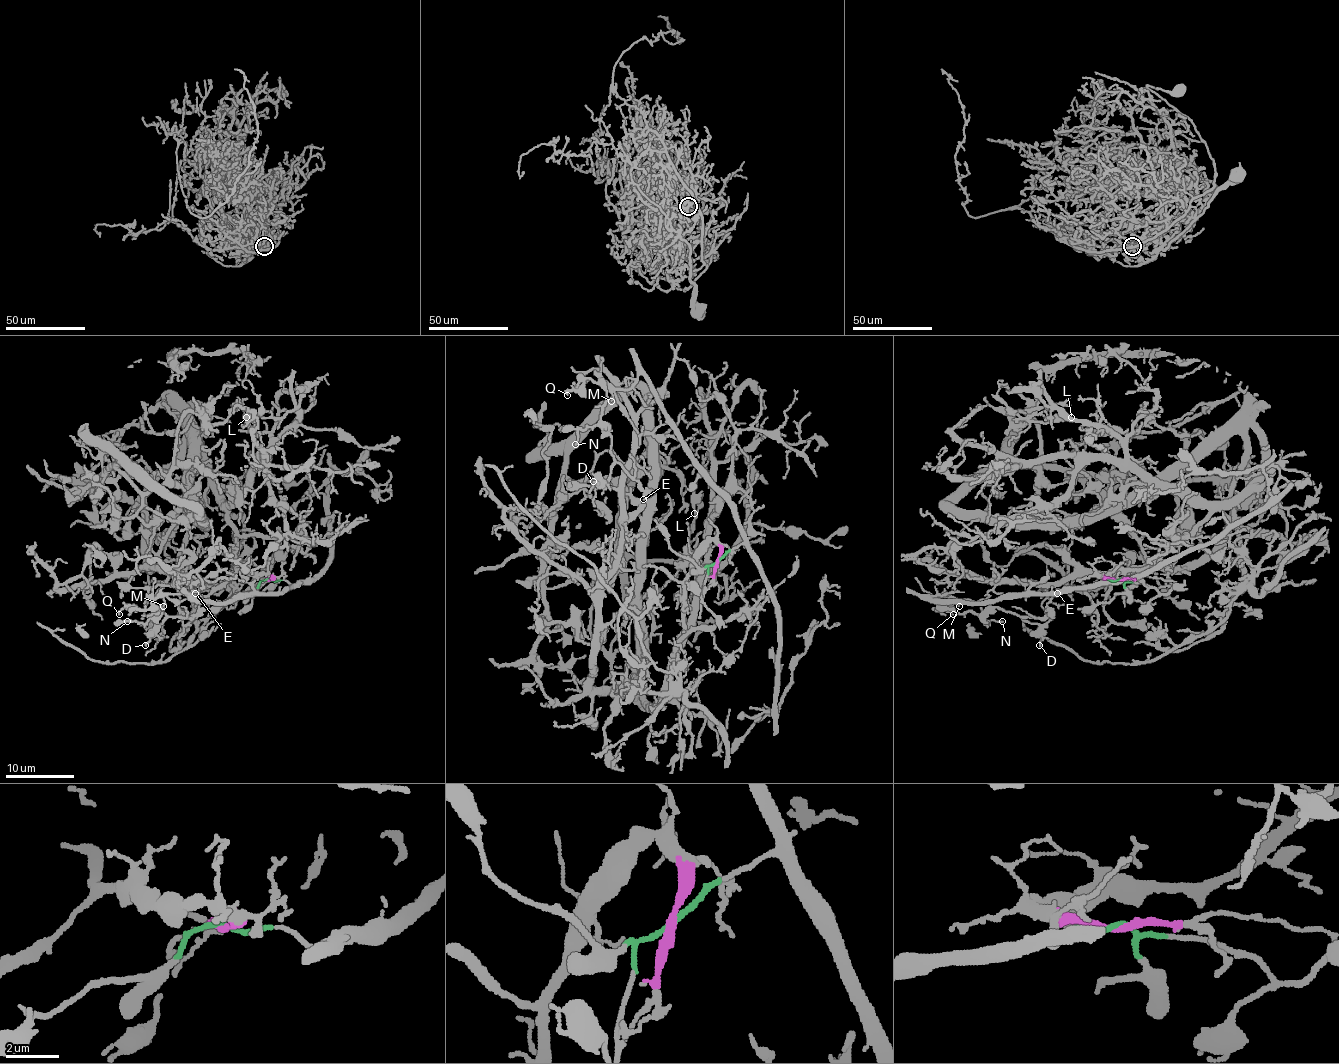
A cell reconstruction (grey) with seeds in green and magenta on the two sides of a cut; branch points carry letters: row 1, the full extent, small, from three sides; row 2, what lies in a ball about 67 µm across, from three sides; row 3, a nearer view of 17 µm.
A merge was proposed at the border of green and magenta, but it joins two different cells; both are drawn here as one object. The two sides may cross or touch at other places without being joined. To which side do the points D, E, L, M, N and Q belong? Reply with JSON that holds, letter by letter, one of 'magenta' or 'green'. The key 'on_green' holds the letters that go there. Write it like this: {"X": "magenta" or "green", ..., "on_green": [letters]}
{"D": "green", "E": "green", "L": "magenta", "M": "green", "N": "green", "Q": "green", "on_green": ["D", "E", "M", "N", "Q"]}

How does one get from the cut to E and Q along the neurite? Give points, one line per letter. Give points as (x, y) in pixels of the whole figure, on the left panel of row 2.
E: (269, 578), (296, 585), (226, 603), (163, 594), (152, 613), (163, 608), (169, 616), (192, 618), (195, 592)
Q: (269, 578), (296, 585), (226, 603), (163, 594), (147, 609), (123, 608), (120, 615)

